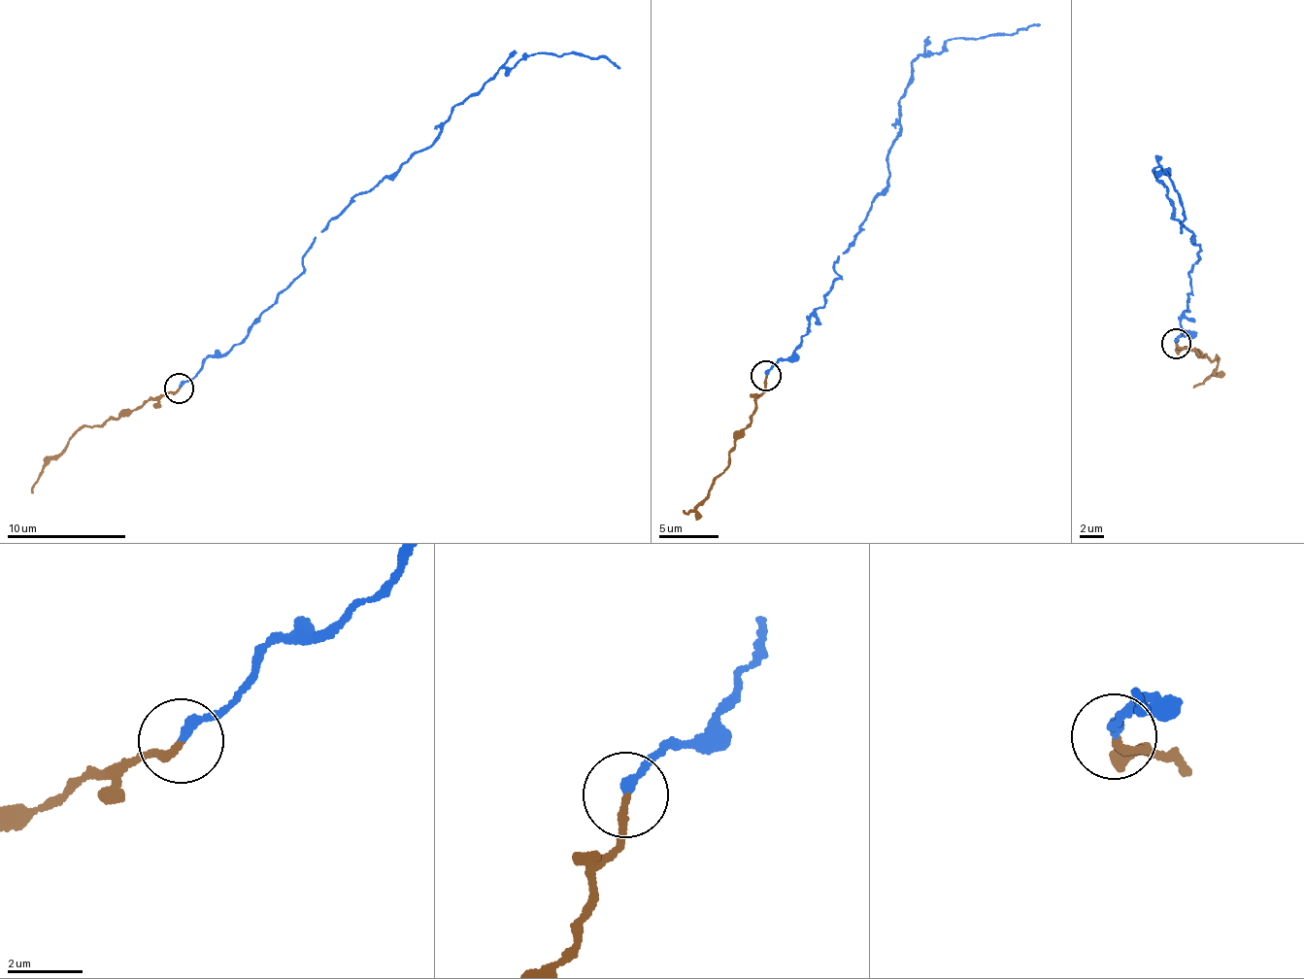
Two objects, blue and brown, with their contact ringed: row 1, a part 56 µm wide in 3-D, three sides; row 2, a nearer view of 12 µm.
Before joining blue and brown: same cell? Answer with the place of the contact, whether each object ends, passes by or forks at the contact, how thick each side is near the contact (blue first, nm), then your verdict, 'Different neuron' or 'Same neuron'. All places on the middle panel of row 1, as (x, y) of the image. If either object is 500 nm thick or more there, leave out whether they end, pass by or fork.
Place: (766, 375). At the ring blue ends. At the ring brown ends. Thickness 240 nm (blue) against 190 nm. Different neuron

